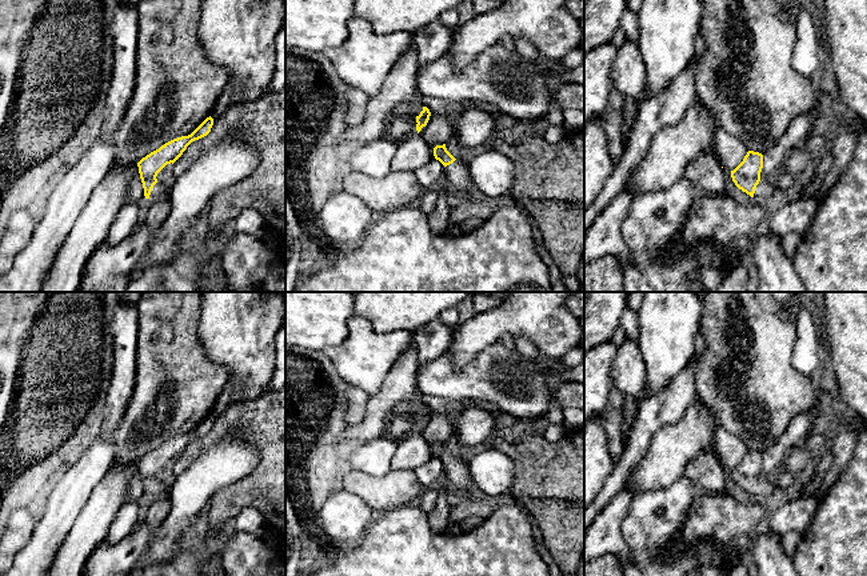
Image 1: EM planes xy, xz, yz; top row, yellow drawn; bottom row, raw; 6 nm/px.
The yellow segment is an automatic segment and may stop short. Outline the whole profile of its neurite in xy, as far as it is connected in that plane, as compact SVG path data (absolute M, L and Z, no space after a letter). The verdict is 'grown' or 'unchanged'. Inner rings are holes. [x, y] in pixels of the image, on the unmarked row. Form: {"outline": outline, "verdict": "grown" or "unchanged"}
{"outline": "M209 415L191 433L165 441L137 461L145 497L156 499L168 495L169 487L156 477L157 472L167 463L173 463L192 440L207 435L212 424L213 417Z", "verdict": "grown"}

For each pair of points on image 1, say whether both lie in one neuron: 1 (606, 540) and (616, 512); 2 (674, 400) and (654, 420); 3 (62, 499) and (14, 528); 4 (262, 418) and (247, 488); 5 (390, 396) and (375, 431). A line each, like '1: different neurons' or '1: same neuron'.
1: same neuron
2: same neuron
3: different neurons
4: same neuron
5: same neuron

